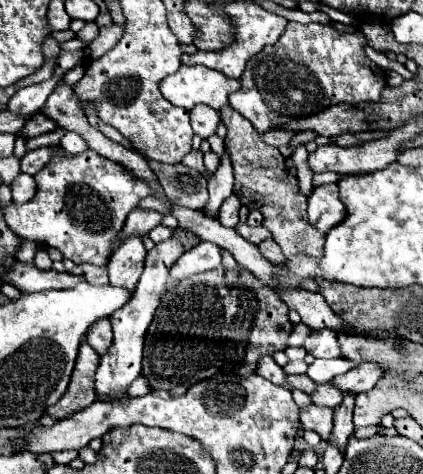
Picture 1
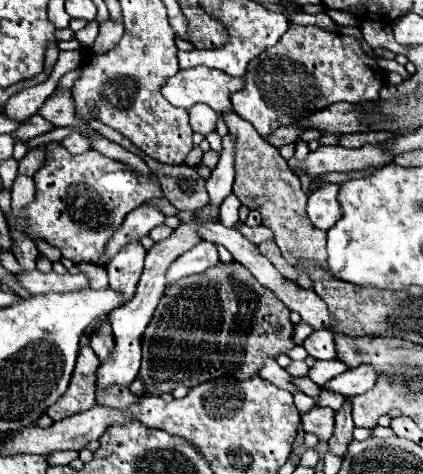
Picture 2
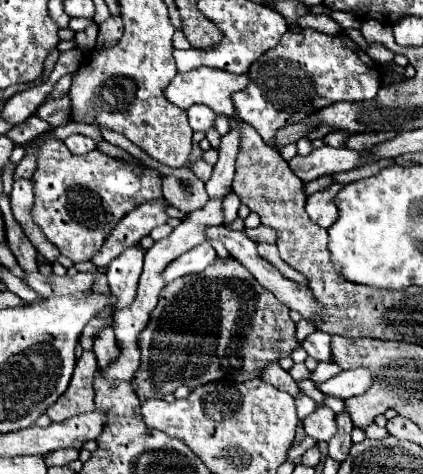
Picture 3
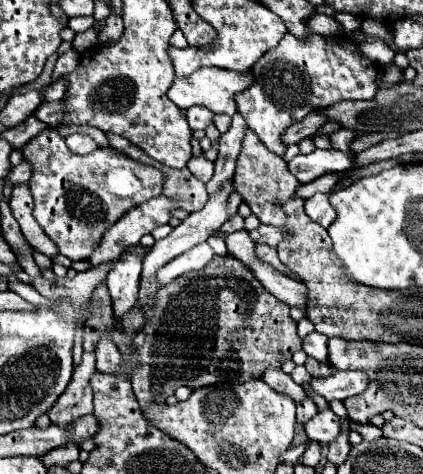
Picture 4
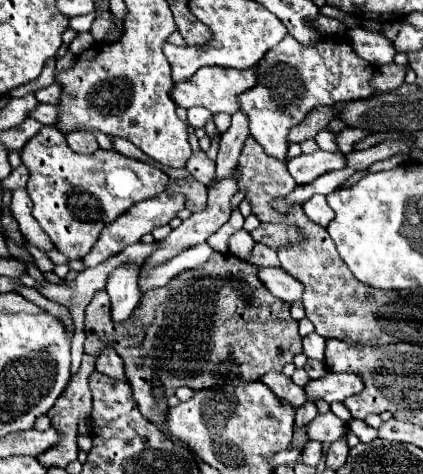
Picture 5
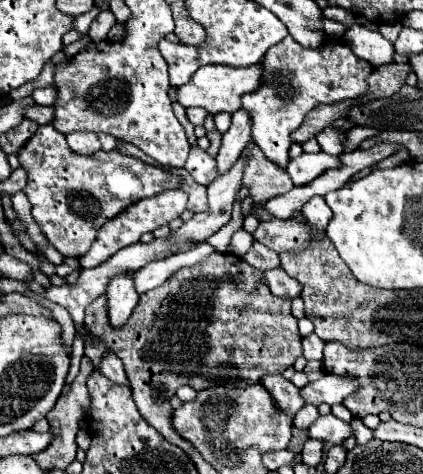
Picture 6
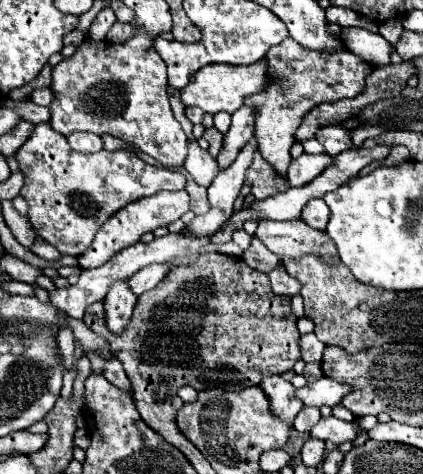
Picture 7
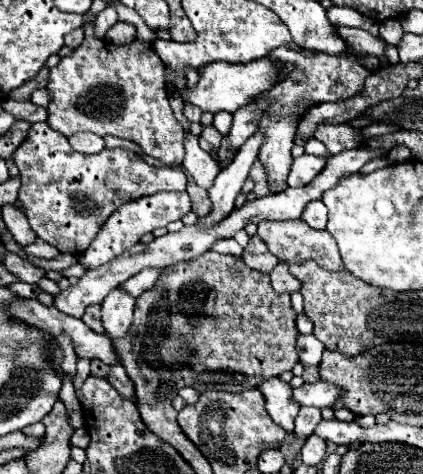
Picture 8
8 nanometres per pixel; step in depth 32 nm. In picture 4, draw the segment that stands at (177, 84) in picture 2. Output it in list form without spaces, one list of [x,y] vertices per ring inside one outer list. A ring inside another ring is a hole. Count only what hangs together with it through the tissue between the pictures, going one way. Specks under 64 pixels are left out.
[[[200,68],[192,76],[176,78],[172,88],[168,90],[168,98],[180,106],[180,108],[192,108],[192,106],[204,106],[212,110],[214,114],[236,114],[236,100],[234,96],[242,90],[246,90],[252,84],[252,72],[228,72],[224,68]]]

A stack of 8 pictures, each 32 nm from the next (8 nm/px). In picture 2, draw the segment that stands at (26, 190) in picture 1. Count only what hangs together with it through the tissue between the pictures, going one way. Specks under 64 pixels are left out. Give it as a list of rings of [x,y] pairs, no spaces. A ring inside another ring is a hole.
[[[16,176],[12,186],[12,210],[22,212],[34,198],[34,180],[28,176]]]

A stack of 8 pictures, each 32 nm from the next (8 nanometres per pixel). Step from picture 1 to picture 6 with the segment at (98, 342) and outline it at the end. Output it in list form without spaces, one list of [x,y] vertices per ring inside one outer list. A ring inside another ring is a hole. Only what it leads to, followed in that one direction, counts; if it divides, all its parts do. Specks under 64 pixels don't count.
[[[108,350],[108,352],[104,354],[100,372],[102,372],[108,380],[112,380],[114,384],[126,384],[126,386],[128,386],[128,378],[126,378],[126,374],[124,374],[122,360],[120,360],[112,350]]]

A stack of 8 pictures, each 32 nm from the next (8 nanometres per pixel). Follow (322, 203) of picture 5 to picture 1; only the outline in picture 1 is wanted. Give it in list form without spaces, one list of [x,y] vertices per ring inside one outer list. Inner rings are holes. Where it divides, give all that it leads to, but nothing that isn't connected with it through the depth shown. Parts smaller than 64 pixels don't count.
[[[322,184],[308,196],[308,220],[320,232],[328,232],[346,216],[336,184]]]

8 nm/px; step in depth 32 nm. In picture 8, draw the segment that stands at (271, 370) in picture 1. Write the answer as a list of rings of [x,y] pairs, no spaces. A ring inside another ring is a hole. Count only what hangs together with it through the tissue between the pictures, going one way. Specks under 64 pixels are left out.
[[[270,378],[264,384],[260,384],[258,390],[264,396],[266,412],[272,416],[272,420],[276,420],[280,424],[280,428],[284,428],[284,432],[294,434],[294,418],[296,418],[300,406],[290,400],[292,386],[278,378]]]

